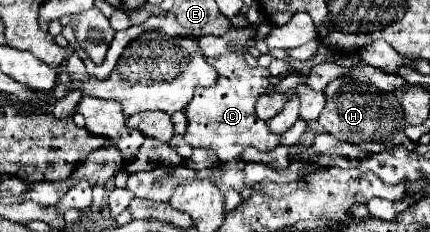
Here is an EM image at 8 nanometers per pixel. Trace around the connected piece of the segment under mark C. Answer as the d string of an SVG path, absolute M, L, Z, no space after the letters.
M230 28L224 36L200 36L198 44L204 52L204 58L218 74L217 82L209 88L196 88L192 102L186 106L188 130L186 142L192 148L208 148L216 154L220 166L225 167L225 173L220 179L219 189L226 192L233 189L241 192L244 189L244 167L242 160L244 148L252 146L258 150L272 150L280 144L278 136L272 134L264 120L256 116L256 100L262 90L270 87L268 78L271 76L266 68L253 67L244 60L246 42L254 40L254 28Z

